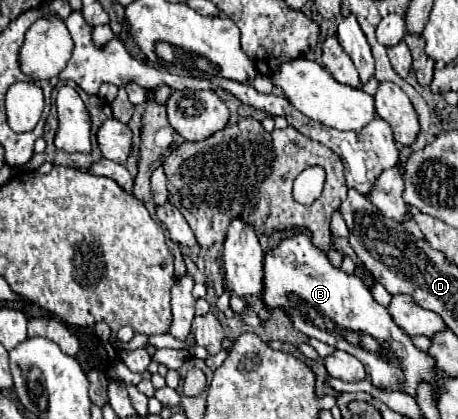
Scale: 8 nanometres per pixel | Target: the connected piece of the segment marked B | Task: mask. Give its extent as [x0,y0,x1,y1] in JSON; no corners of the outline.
[261,230,437,396]

